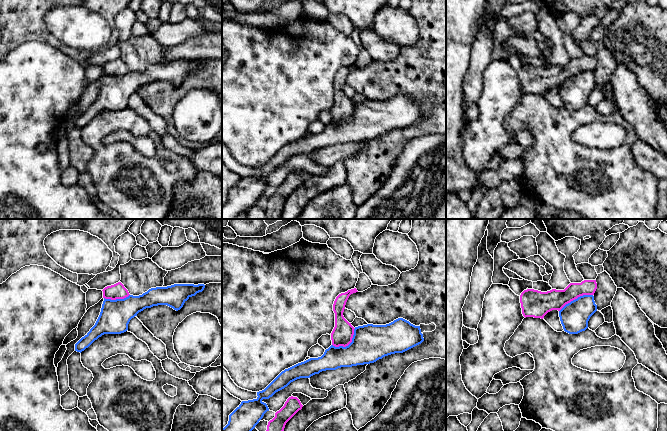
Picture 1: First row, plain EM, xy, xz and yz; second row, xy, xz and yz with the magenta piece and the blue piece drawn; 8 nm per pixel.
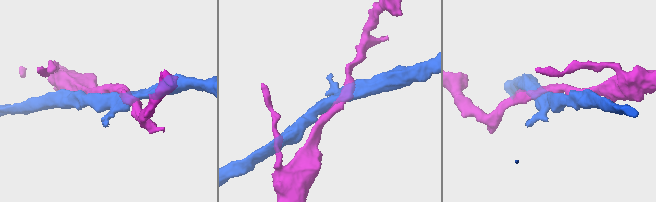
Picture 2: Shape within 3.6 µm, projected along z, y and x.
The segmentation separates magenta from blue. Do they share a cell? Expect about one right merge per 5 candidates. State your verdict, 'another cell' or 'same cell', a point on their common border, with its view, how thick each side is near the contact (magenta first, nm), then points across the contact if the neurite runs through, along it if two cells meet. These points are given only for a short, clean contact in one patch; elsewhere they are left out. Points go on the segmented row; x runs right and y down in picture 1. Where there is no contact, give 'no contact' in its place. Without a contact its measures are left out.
another cell; contact yz (575, 298); calibres 160 and 240 nm; border yz (592, 294), (578, 296), (559, 311)

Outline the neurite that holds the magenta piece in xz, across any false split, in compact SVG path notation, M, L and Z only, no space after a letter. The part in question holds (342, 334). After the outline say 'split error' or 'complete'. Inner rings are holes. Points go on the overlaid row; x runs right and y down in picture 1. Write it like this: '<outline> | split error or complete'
M356 288L339 294L333 304L335 313L335 327L331 333L332 345L335 347L346 347L352 342L354 327L343 316L346 302L349 296L358 292Z | complete

